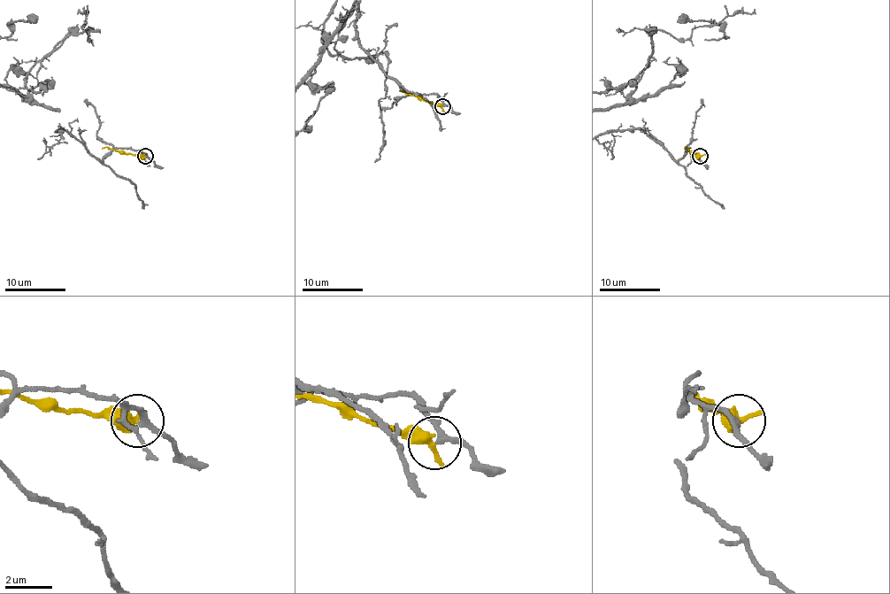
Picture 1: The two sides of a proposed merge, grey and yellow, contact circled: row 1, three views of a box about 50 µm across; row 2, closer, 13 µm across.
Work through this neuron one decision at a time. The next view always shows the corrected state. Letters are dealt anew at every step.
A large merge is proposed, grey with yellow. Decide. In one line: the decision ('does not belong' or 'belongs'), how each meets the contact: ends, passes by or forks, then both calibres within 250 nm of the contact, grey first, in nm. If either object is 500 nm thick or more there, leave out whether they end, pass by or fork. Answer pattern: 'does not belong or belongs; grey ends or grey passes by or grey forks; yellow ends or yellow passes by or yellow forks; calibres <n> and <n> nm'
does not belong; calibres 200 and 550 nm

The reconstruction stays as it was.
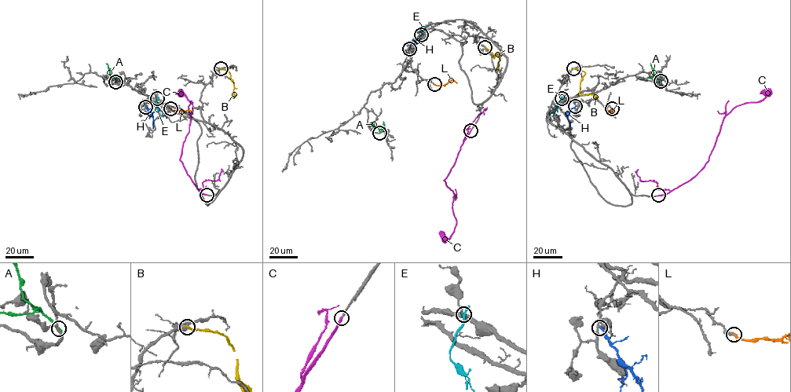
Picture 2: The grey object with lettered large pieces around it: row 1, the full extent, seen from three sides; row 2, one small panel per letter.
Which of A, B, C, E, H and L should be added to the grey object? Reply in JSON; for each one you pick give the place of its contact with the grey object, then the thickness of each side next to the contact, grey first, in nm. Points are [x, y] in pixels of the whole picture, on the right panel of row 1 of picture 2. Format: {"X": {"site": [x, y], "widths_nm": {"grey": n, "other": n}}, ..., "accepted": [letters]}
{"C": {"site": [658, 195], "widths_nm": {"grey": 240, "other": 280}}, "L": {"site": [612, 108], "widths_nm": {"grey": 320, "other": 280}}, "accepted": ["C", "L"]}

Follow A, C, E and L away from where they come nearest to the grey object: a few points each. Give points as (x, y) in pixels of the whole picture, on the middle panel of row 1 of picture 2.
A: (379, 133), (370, 122)
C: (470, 130), (460, 147), (454, 165), (444, 180), (454, 194), (452, 207), (455, 225), (448, 239), (440, 231)
E: (422, 34), (419, 31), (427, 25)
L: (434, 84), (444, 85), (452, 80), (456, 83)

